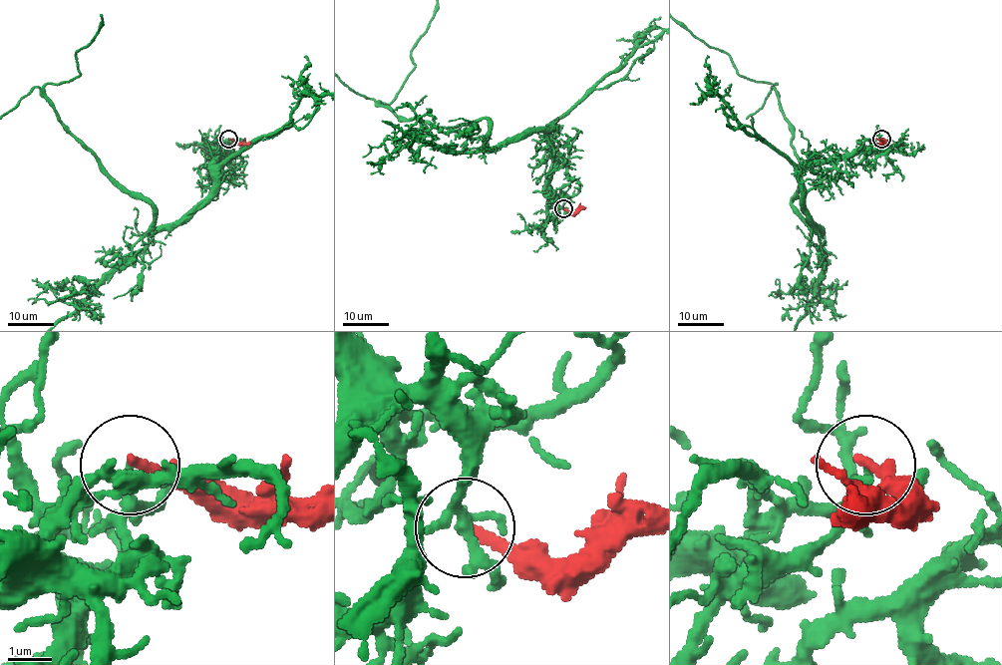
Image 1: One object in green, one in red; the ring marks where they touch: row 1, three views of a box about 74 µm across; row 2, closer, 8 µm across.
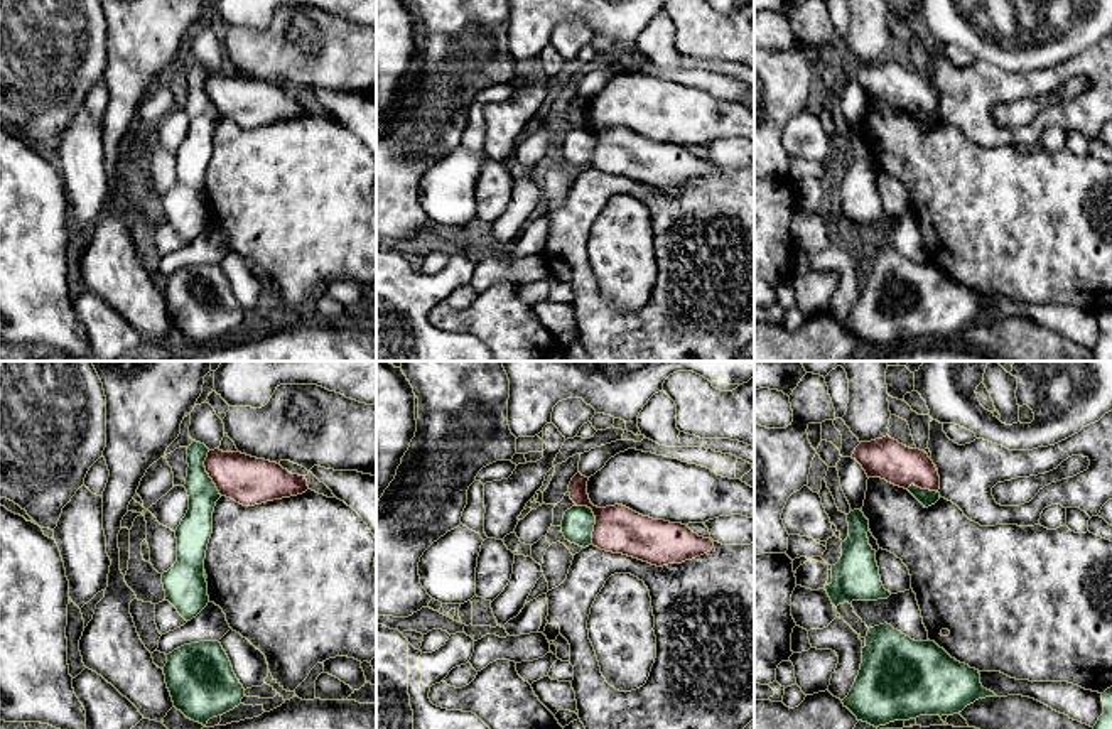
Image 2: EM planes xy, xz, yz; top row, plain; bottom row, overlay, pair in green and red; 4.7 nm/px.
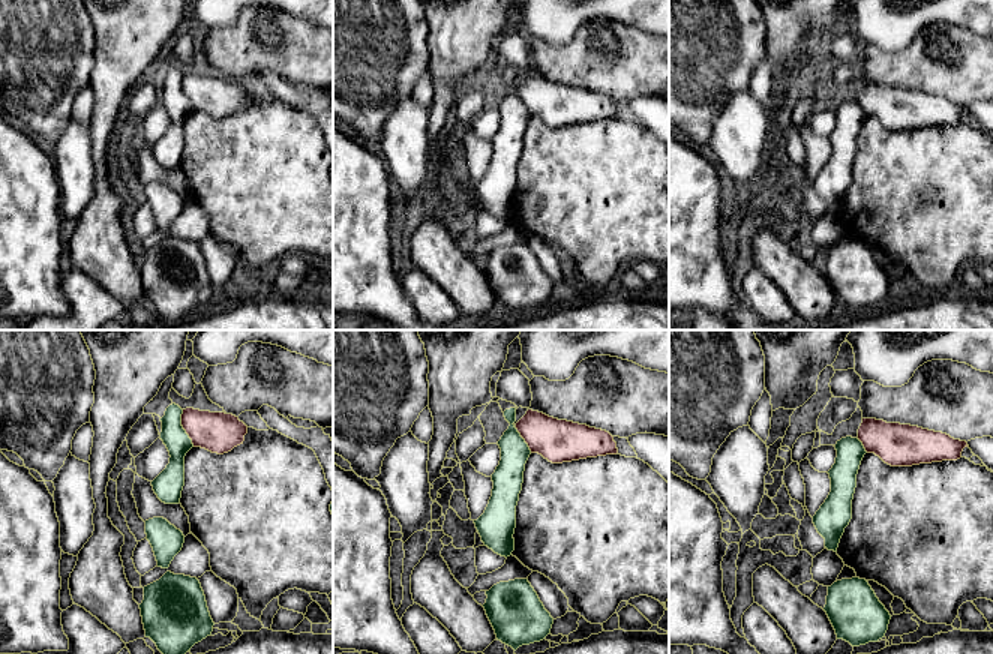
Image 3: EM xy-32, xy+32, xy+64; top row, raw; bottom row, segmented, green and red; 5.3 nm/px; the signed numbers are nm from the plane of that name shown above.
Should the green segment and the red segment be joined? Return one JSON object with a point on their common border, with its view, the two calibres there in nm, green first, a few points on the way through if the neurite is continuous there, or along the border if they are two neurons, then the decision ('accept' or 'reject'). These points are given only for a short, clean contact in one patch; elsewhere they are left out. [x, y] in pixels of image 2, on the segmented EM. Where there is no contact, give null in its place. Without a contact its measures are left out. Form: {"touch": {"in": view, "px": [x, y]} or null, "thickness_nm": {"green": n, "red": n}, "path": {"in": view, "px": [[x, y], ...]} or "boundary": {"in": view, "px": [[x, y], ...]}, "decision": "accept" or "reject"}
{"touch": {"in": "xz", "px": [594, 520]}, "thickness_nm": {"green": 160, "red": 220}, "boundary": {"in": "xz", "px": [[576, 503], [586, 505], [594, 517], [593, 544]]}, "decision": "reject"}

